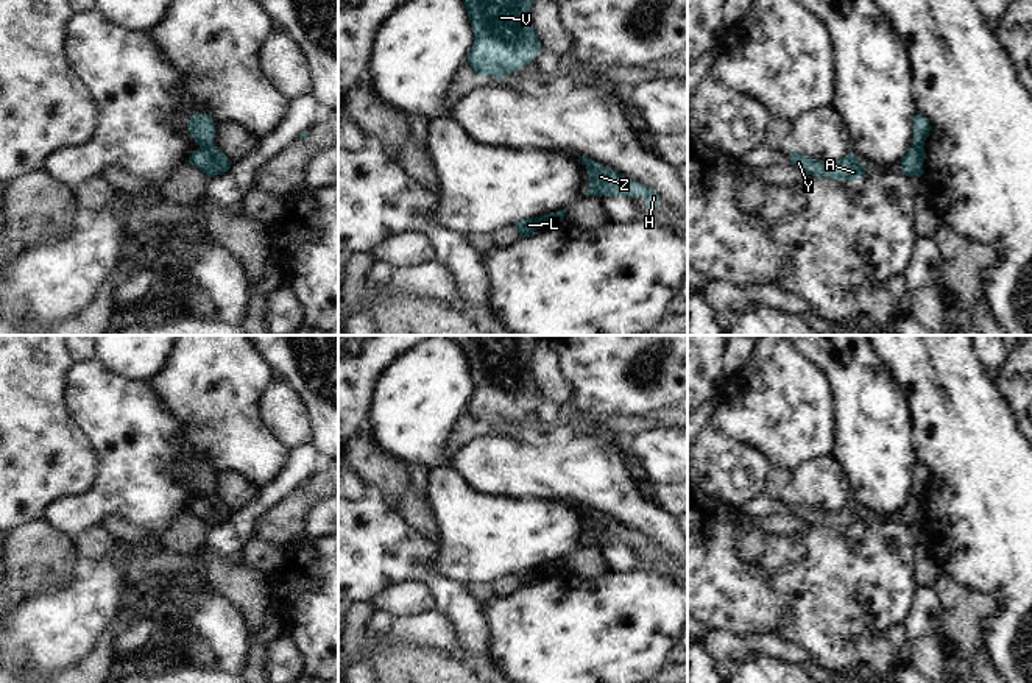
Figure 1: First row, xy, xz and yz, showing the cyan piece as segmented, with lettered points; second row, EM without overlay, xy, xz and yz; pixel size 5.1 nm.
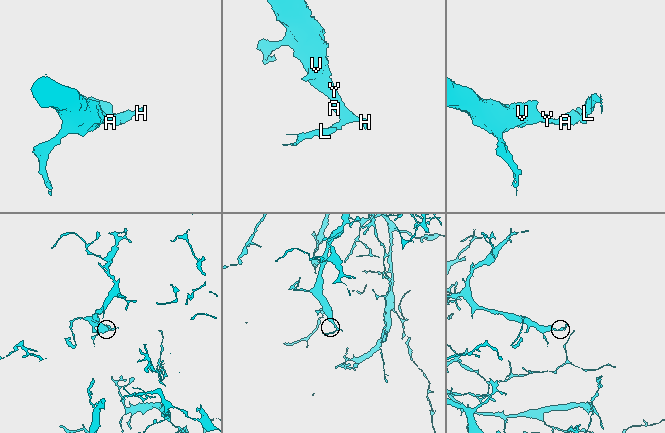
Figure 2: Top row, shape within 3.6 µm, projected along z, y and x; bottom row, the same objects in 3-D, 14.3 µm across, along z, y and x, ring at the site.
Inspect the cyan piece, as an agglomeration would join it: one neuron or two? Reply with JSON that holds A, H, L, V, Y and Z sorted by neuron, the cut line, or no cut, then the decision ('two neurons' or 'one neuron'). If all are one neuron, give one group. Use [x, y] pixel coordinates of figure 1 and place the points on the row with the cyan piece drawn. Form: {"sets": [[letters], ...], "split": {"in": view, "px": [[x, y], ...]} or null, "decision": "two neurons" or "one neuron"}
{"sets": [["A", "H", "V", "Y", "Z"], ["L"]], "split": {"in": "xy", "px": [[211, 142], [200, 147]]}, "decision": "two neurons"}

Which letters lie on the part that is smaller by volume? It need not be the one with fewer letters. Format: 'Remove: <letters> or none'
Remove: L

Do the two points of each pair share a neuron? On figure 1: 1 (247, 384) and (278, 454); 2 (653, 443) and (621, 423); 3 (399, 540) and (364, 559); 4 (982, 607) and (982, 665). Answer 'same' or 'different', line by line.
1: same
2: different
3: same
4: same

